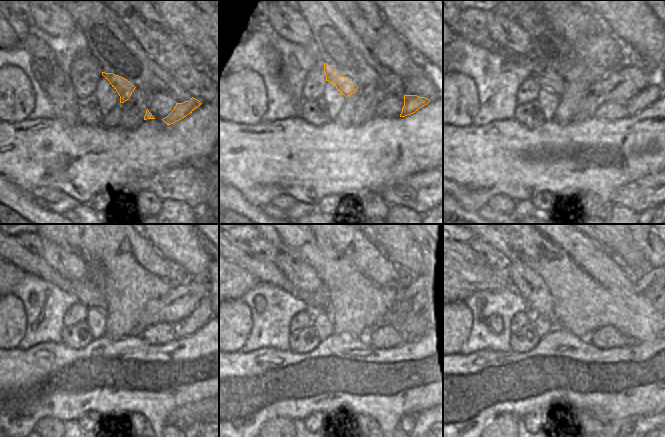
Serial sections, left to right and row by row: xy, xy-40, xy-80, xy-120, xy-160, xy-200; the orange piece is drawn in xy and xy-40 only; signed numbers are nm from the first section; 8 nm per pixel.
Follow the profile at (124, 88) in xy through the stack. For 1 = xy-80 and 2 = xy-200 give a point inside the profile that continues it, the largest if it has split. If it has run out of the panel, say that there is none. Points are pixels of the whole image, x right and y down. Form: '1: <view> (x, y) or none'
1: xy-80 (546, 77)
2: xy-200 (464, 251)

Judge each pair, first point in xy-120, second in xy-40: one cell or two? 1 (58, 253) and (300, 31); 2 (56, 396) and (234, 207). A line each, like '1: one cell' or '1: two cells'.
1: one cell
2: two cells

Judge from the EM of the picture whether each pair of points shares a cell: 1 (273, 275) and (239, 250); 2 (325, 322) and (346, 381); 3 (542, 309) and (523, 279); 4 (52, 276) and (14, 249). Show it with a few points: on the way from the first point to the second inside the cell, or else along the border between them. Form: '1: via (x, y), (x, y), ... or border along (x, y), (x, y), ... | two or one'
1: via (265, 271), (254, 265), (247, 258) | one
2: border along (333, 332), (320, 341) | two
3: via (540, 302), (529, 286) | one
4: via (43, 270), (36, 265), (28, 263), (23, 258) | one

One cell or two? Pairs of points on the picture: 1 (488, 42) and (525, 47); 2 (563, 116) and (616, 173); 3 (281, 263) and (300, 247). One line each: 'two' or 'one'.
1: two
2: two
3: two

